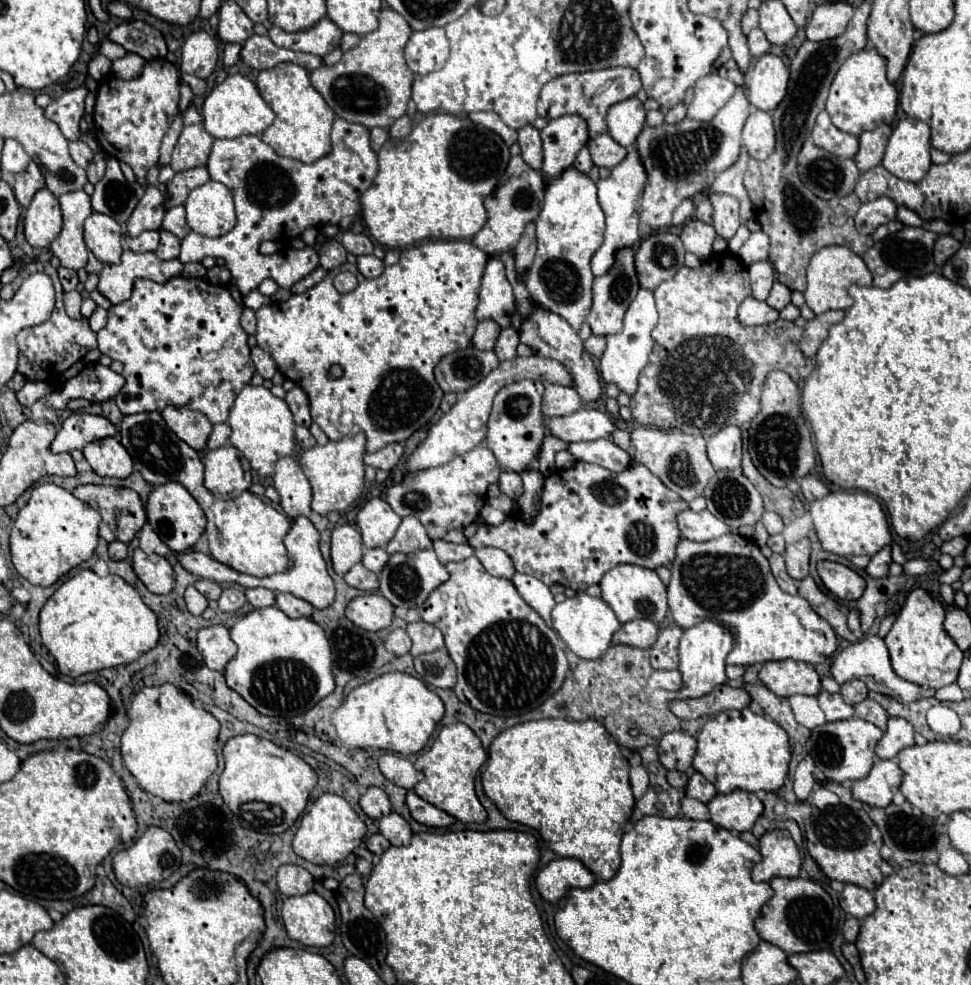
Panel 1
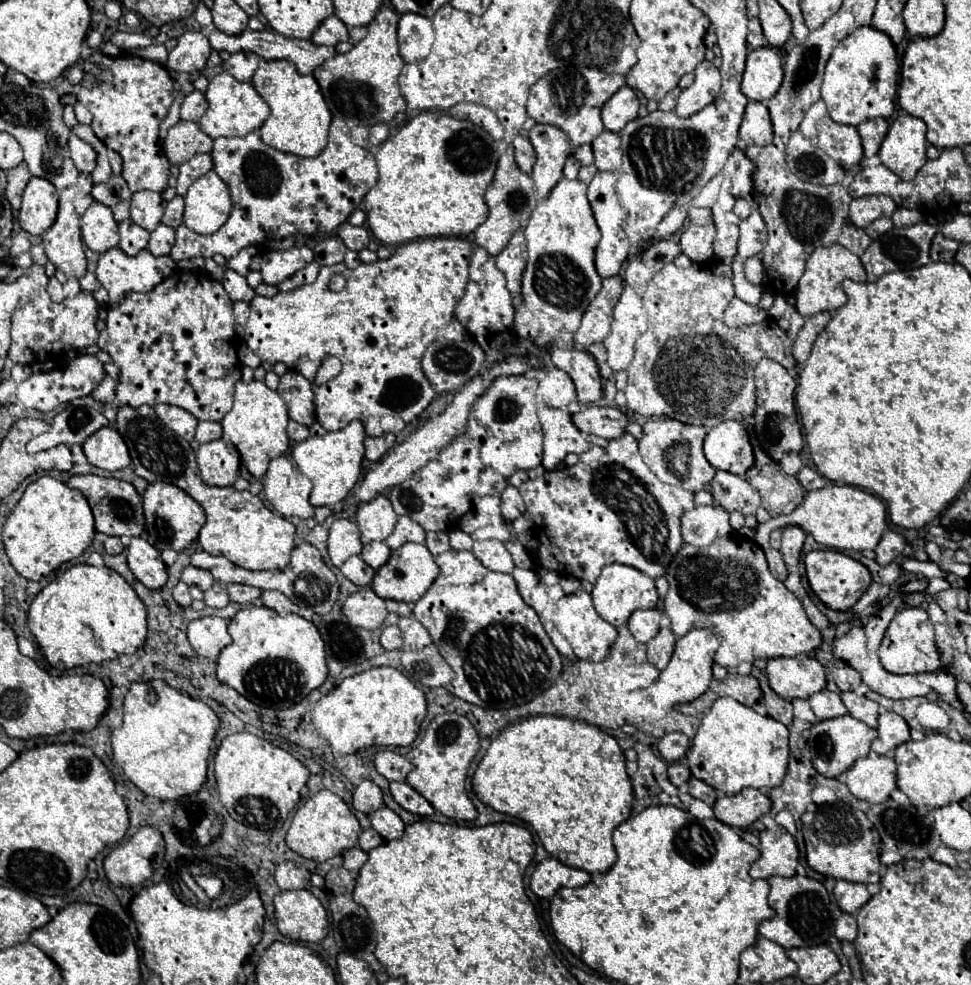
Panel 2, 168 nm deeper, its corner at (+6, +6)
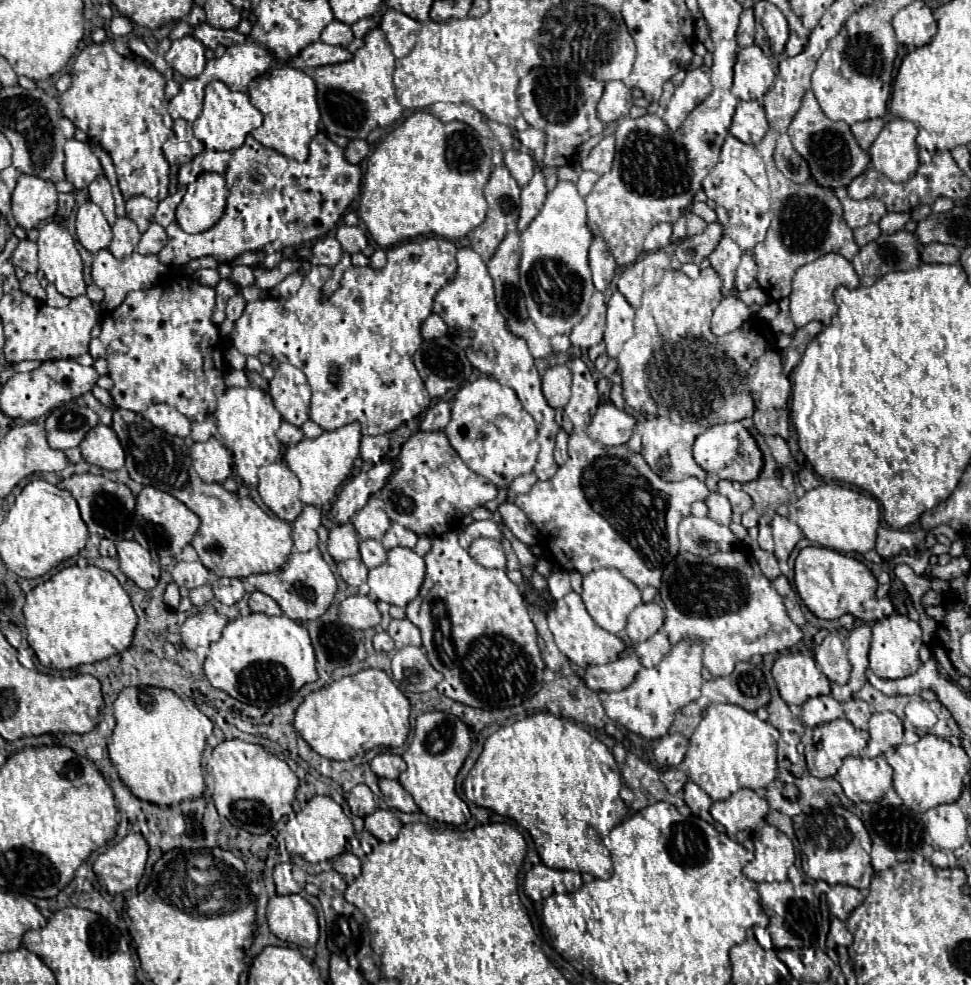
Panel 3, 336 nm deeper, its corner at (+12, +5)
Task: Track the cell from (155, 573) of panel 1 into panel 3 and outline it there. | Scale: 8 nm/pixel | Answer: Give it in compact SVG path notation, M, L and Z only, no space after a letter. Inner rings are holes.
M122 539L116 543L118 557L120 557L120 569L126 573L128 579L132 579L140 589L154 589L160 577L160 565L152 561L148 549L144 549L136 541Z

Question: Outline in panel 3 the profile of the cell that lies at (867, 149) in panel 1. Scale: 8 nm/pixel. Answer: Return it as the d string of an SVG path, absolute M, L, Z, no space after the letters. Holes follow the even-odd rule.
M870 119L870 121L862 121L862 123L852 125L852 135L856 137L862 151L866 151L866 153L870 151L870 145L874 143L874 139L882 131L882 127L884 127L882 119Z

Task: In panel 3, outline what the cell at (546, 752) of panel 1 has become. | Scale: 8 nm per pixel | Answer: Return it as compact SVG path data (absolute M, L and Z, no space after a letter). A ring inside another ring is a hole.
M534 713L512 725L500 727L486 739L484 751L464 781L464 795L472 803L510 817L528 829L544 865L608 879L612 875L612 859L604 845L604 837L626 817L620 787L620 767L602 741L570 719L554 717L552 713Z

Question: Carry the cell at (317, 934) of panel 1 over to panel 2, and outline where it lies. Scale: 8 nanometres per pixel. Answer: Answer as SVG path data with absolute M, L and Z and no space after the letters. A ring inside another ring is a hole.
M306 888L274 896L278 930L296 942L320 942L326 936L328 912Z

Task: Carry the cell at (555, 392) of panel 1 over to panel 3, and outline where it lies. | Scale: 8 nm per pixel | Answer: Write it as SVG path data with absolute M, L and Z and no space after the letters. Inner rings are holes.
M554 365L546 369L542 377L542 393L550 407L562 409L570 401L570 387L572 387L572 373L566 365Z

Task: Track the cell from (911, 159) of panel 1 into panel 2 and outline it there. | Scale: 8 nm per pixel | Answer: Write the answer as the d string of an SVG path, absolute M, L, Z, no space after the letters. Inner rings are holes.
M902 114L892 120L878 156L882 164L900 178L914 180L922 164L928 160L926 148L926 124L916 116Z

